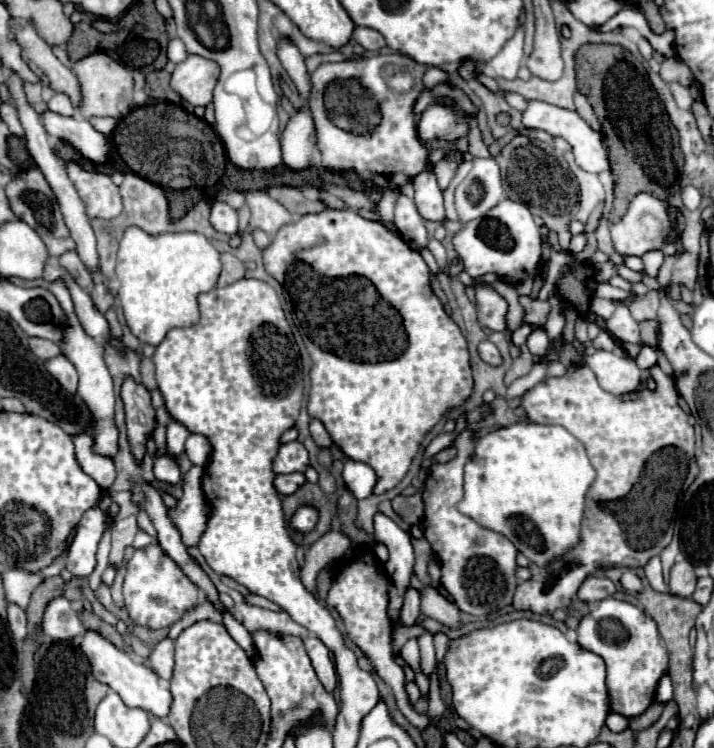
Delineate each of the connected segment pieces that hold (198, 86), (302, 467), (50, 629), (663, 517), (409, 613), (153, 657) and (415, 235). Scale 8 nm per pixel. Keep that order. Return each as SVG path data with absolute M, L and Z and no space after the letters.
M190 54L172 72L170 86L192 106L208 106L212 102L212 90L218 74L220 66L216 62Z
M288 442L280 446L278 458L274 462L276 474L306 472L306 468L308 468L308 452L300 442Z
M64 596L54 598L44 612L44 634L54 640L68 640L82 632L84 626L78 614L72 610L72 604Z
M578 364L578 366L572 366L568 368L568 372L560 378L552 378L552 376L546 376L546 380L542 380L538 386L534 386L532 390L528 390L524 394L524 410L526 410L526 416L530 422L540 422L540 424L558 424L558 426L564 426L570 434L574 434L584 446L586 446L586 452L588 452L588 458L590 458L590 464L594 466L596 470L596 480L592 484L592 490L588 490L588 498L586 498L586 512L584 512L584 522L582 522L582 542L580 546L576 546L576 550L572 550L572 554L566 554L564 558L558 558L556 562L552 562L552 566L544 566L544 568L538 568L538 566L530 566L532 570L532 580L528 582L520 582L518 588L516 588L516 594L514 594L514 608L516 610L528 610L532 614L538 614L538 616L544 616L544 614L552 614L556 608L568 608L572 598L576 596L580 584L586 580L588 574L592 574L598 566L628 566L628 568L638 568L638 566L644 566L652 556L660 554L672 540L672 518L674 518L674 512L676 512L676 502L678 502L678 496L684 492L684 484L688 486L696 476L694 476L694 468L696 468L696 462L694 462L694 442L696 442L696 436L694 436L694 426L690 426L688 422L688 414L678 406L678 392L674 388L674 382L672 378L668 378L658 364L654 364L650 368L650 376L656 380L656 390L644 390L640 394L622 394L622 396L614 396L614 394L608 394L604 392L598 382L596 382L596 376L594 372L586 366L586 364Z
M408 588L408 594L404 598L404 610L402 610L402 618L400 618L400 624L410 628L414 624L418 624L418 618L420 618L420 594L414 590L414 588Z
M164 638L156 644L156 648L148 656L148 666L162 678L168 680L172 676L172 650L174 644L170 638Z
M400 196L394 210L394 226L402 234L402 238L414 242L418 248L428 244L428 234L424 228L424 220L418 214L414 202L408 196Z

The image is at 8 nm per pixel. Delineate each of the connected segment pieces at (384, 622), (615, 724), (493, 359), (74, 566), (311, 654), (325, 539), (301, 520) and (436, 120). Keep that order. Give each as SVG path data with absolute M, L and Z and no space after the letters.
M360 552L356 558L360 558L360 560L350 560L338 570L338 574L332 582L332 588L328 592L326 604L334 606L338 610L338 614L344 620L348 636L372 660L372 664L376 666L378 676L392 688L392 692L396 696L396 702L398 702L400 710L404 712L404 716L414 726L424 730L430 724L428 716L418 712L414 708L414 704L410 702L408 692L406 692L404 670L402 670L402 666L398 666L392 660L392 644L390 644L392 642L392 626L390 626L390 620L388 620L388 580L384 578L384 570L380 568L380 564L376 564L374 554Z
M610 712L608 718L606 718L606 726L608 726L612 732L622 732L622 730L628 728L628 718L622 716L622 714Z
M486 340L486 342L482 342L482 344L478 346L478 354L480 354L480 358L482 358L486 364L490 364L490 366L500 366L500 364L502 364L502 356L500 356L498 348L496 348L490 340Z
M100 508L84 512L66 554L66 568L72 576L90 576L96 566L96 548L104 532L104 514Z
M316 636L304 638L304 648L308 652L308 658L312 660L312 668L318 676L318 680L322 682L322 686L326 688L326 692L334 692L338 678L336 678L336 670L334 670L334 662L330 656L330 650L324 646L324 642Z
M326 532L318 542L314 542L306 554L302 566L302 582L314 594L316 592L316 576L318 572L332 560L342 558L350 548L350 540L340 532Z
M310 506L298 508L296 514L292 516L292 526L294 526L296 530L300 530L300 532L310 532L310 530L314 530L316 522L318 522L318 512L316 512L316 508L310 508Z
M432 102L420 116L418 134L424 142L432 142L434 138L456 140L466 136L466 122L464 116L458 116L454 108L444 108L442 104Z

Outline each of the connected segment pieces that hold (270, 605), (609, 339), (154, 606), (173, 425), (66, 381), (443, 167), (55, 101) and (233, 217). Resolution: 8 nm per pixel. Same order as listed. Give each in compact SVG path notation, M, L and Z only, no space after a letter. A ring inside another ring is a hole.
M250 594L250 596L246 596L246 600L248 600L248 604L262 606L262 608L268 608L268 610L274 610L274 612L280 612L280 606L278 606L278 604L274 604L272 600L266 600L266 598L262 598L262 596Z
M602 330L596 338L594 338L594 348L596 350L616 350L616 348L620 348L620 342L610 334L610 332L606 332L606 330Z
M160 544L134 550L134 556L128 562L122 594L124 594L124 606L130 618L140 626L148 626L150 630L168 628L170 624L178 622L182 614L198 602L198 588L182 574L180 568L176 568L176 562L172 562L172 558L164 554ZM146 600L158 600L158 602L146 602ZM164 600L182 600L182 602L164 602Z
M176 420L170 422L168 430L166 430L166 450L168 450L168 456L176 462L178 456L182 456L186 450L184 450L184 442L186 438L190 436L190 432Z
M60 356L60 358L52 358L46 362L46 370L60 382L60 386L74 394L76 392L76 386L78 386L78 372L76 368L68 362L68 358Z
M444 156L440 162L434 164L434 174L438 178L438 186L440 190L446 190L456 174L458 168L458 158L456 156Z
M54 94L54 98L48 102L48 110L62 114L62 116L76 116L76 108L70 104L66 94Z
M216 200L212 204L212 210L210 210L210 224L218 230L218 232L224 232L224 234L236 234L238 232L238 214L232 206L228 206L226 202L220 202Z

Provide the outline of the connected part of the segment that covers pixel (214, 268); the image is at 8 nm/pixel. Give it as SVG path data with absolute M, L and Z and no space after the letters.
M128 228L124 232L124 238L120 240L118 262L116 262L116 278L120 282L118 298L132 334L142 344L158 346L172 328L194 326L200 318L196 298L200 292L210 292L216 286L218 276L220 276L220 254L212 246L212 242L202 234L178 232L178 234L150 236L140 228Z

